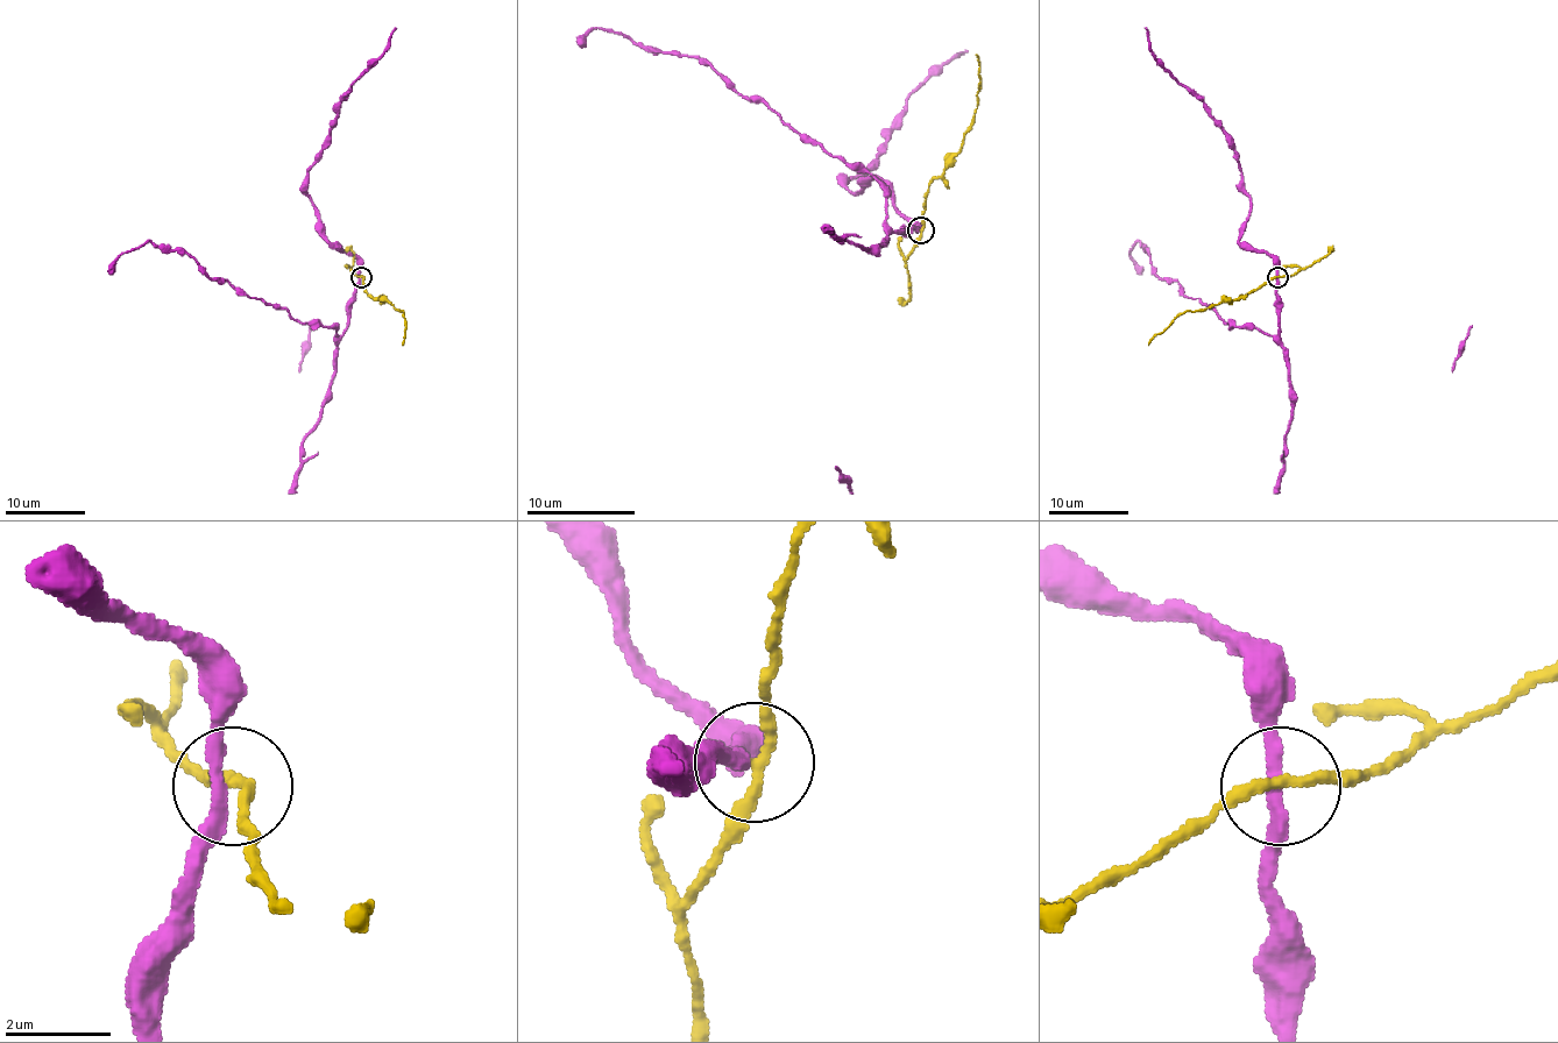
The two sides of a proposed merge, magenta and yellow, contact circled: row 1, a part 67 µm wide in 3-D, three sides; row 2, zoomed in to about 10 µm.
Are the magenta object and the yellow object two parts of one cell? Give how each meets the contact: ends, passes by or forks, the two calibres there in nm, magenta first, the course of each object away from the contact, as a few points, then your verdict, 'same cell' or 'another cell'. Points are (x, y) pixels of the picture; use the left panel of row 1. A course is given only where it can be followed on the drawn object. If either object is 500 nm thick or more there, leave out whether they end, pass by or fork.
magenta passes by; yellow passes by; 260 nm thick on the magenta side, 200 nm on the other; magenta runs (361, 277), (337, 336), (148, 241), (110, 275); yellow runs (361, 277), (369, 295), (384, 298), (403, 311), (403, 345); another cell

